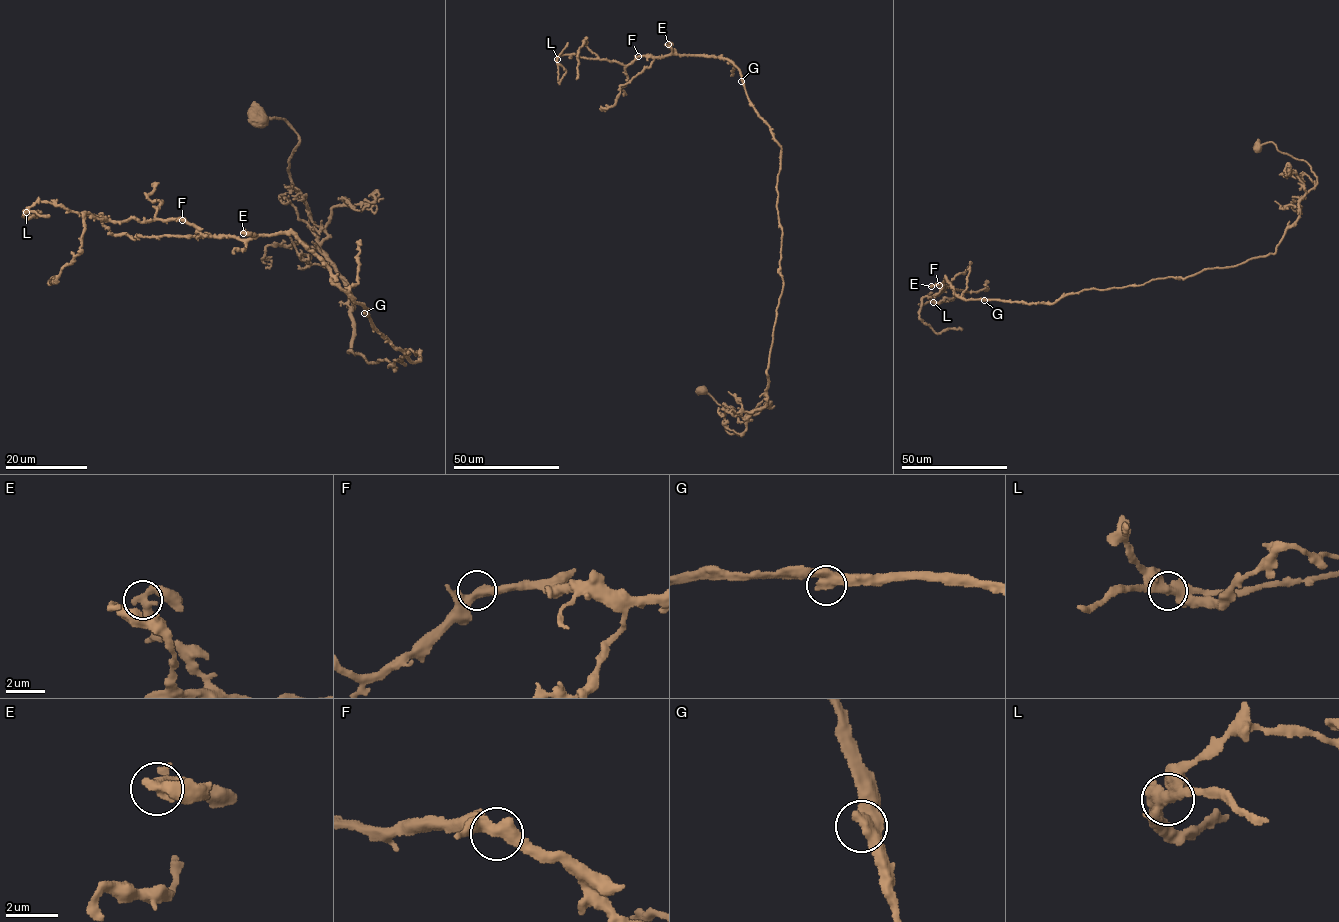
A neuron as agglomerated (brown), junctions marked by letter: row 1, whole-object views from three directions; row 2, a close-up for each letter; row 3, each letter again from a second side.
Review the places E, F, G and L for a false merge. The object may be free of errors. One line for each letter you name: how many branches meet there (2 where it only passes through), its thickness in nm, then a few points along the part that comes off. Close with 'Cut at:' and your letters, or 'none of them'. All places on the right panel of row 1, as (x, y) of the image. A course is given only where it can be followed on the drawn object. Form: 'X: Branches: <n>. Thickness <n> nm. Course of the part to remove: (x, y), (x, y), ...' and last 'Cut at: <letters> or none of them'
L: Branches: 2. Thickness 550 nm. Course of the part to remove: (932, 302), (954, 299)
Cut at: L

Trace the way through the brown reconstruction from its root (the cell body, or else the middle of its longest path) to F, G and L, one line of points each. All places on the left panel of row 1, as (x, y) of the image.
F: (257, 118), (297, 134), (287, 170), (351, 296), (349, 352), (421, 358), (293, 235), (182, 220)
G: (257, 118), (297, 134), (287, 170), (351, 296), (349, 352), (394, 369), (406, 348), (421, 358), (364, 313)
L: (257, 118), (297, 134), (287, 170), (351, 296), (349, 352), (417, 361), (291, 234), (26, 212)

